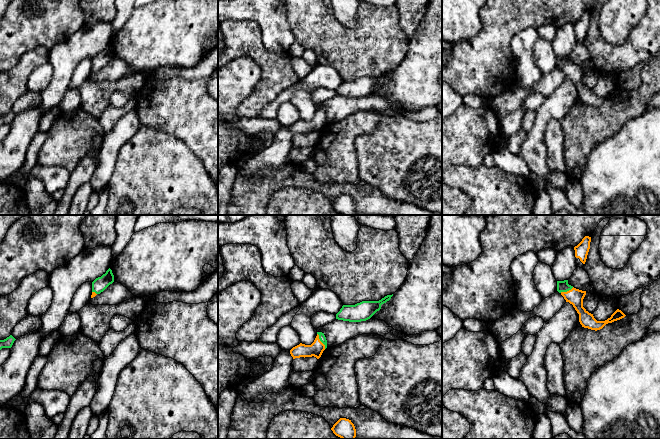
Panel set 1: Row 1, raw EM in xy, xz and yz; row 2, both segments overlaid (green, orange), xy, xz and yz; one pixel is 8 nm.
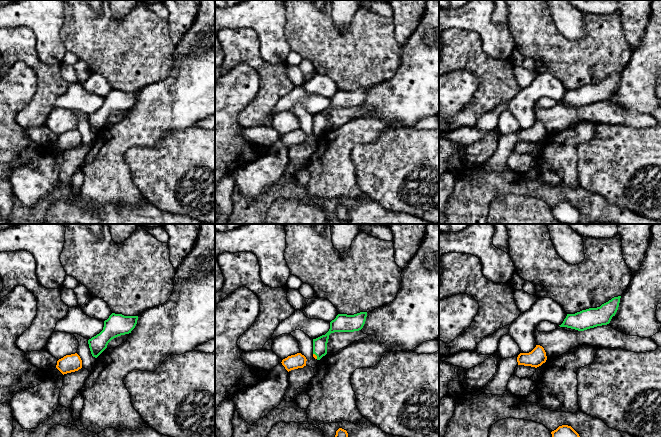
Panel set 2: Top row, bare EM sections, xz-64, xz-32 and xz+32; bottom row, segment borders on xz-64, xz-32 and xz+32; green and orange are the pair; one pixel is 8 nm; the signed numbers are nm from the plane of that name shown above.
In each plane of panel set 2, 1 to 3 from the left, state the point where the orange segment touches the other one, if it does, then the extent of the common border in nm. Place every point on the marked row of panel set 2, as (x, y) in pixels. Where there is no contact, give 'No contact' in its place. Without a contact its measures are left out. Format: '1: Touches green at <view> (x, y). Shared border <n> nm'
1: No contact
2: Touches green at xz-32 (316, 355). Shared border 60 nm
3: No contact

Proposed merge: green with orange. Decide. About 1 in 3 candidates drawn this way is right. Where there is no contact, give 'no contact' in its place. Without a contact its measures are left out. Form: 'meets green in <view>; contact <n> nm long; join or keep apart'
meets green in xz; contact 140 nm long; join

